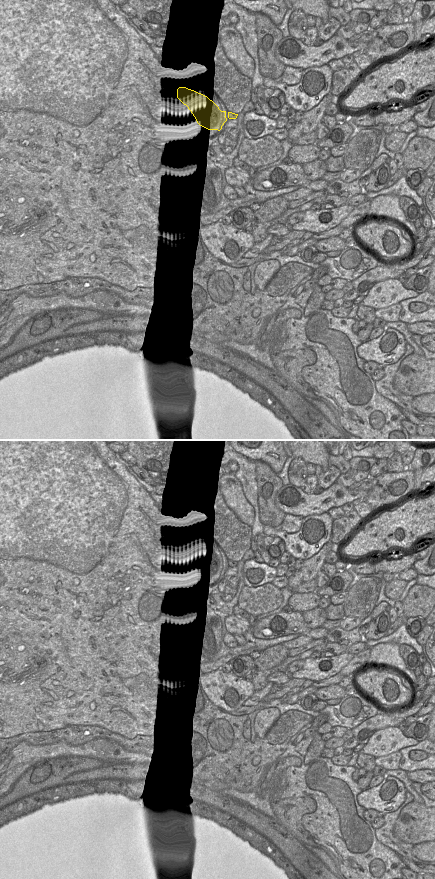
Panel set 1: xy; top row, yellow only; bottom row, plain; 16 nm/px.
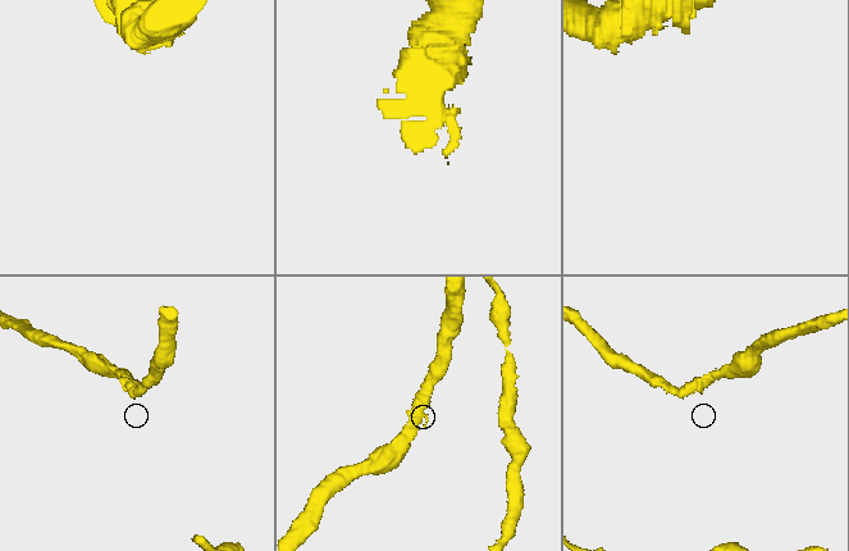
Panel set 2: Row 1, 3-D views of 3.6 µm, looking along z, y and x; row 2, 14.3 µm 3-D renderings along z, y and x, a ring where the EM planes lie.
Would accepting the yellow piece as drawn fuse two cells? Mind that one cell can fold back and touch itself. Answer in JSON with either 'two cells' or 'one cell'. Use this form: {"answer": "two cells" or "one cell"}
{"answer": "one cell"}

